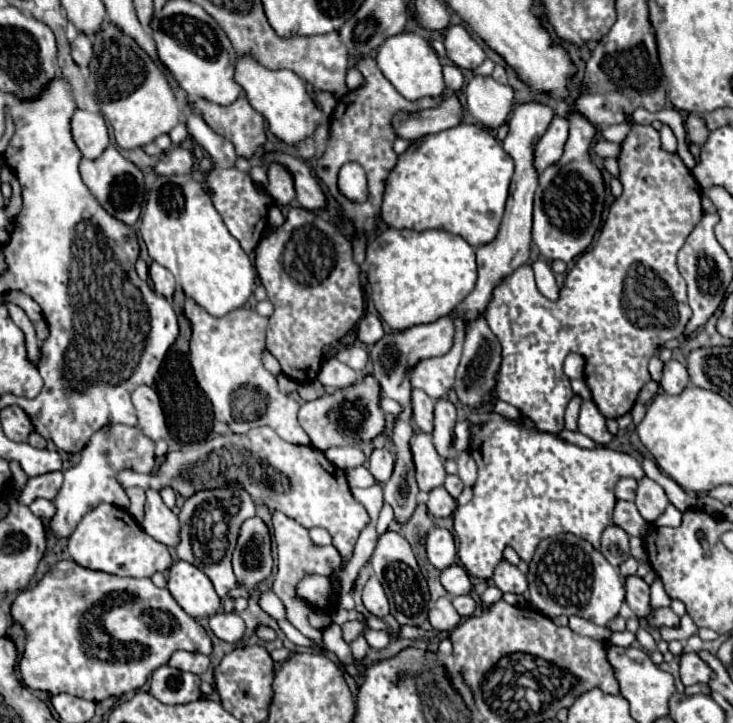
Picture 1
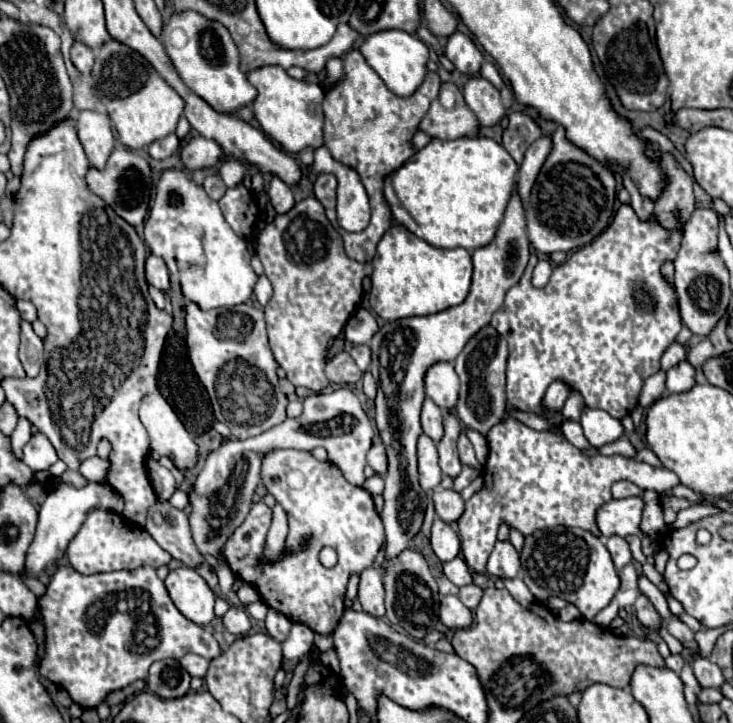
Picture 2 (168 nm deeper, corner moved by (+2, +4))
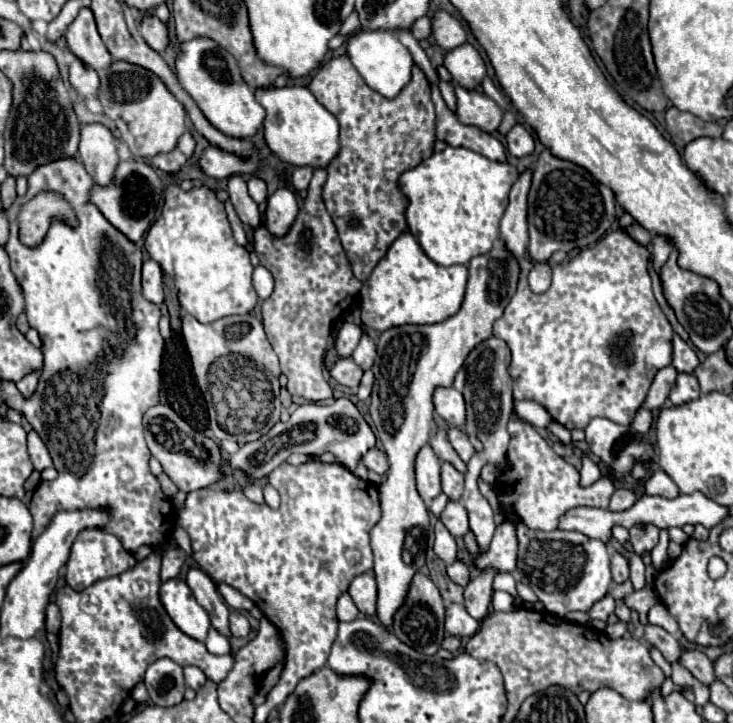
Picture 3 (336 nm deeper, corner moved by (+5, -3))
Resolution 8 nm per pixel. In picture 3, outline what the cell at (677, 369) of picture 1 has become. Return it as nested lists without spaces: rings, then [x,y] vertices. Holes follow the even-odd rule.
[[[678,374],[676,384],[670,390],[670,402],[676,404],[686,404],[688,400],[694,400],[700,396],[698,380],[694,374]]]

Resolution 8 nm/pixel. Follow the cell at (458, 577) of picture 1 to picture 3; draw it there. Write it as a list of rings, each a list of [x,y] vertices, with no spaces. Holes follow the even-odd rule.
[[[456,560],[456,562],[454,562],[454,564],[450,564],[446,570],[448,570],[450,580],[452,580],[452,582],[456,582],[458,586],[466,586],[466,584],[470,582],[470,576],[468,576],[468,566],[466,566],[464,562]]]

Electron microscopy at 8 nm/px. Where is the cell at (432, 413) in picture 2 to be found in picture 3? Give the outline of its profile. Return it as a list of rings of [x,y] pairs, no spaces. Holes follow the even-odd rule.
[[[434,428],[434,434],[432,434],[432,438],[430,438],[430,446],[432,446],[434,454],[436,454],[440,460],[448,460],[450,464],[456,466],[456,470],[464,472],[466,464],[458,458],[458,454],[454,452],[454,448],[450,446],[446,430],[442,430],[442,428]]]

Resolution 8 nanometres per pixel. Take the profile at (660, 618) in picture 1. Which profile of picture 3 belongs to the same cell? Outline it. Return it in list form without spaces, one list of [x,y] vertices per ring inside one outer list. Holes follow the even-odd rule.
[[[682,650],[680,664],[692,672],[702,684],[710,684],[716,676],[712,672],[712,660],[702,650]]]

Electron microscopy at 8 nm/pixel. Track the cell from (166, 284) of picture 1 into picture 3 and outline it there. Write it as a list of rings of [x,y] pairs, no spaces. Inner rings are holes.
[[[146,260],[142,266],[142,292],[144,298],[162,304],[164,302],[164,290],[162,290],[162,270],[154,260]]]

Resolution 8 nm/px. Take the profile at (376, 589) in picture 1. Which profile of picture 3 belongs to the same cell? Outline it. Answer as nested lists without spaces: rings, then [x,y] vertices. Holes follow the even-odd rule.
[[[366,572],[360,574],[352,580],[348,594],[352,596],[356,608],[364,614],[364,616],[374,616],[376,614],[376,582],[374,582],[374,574]]]

